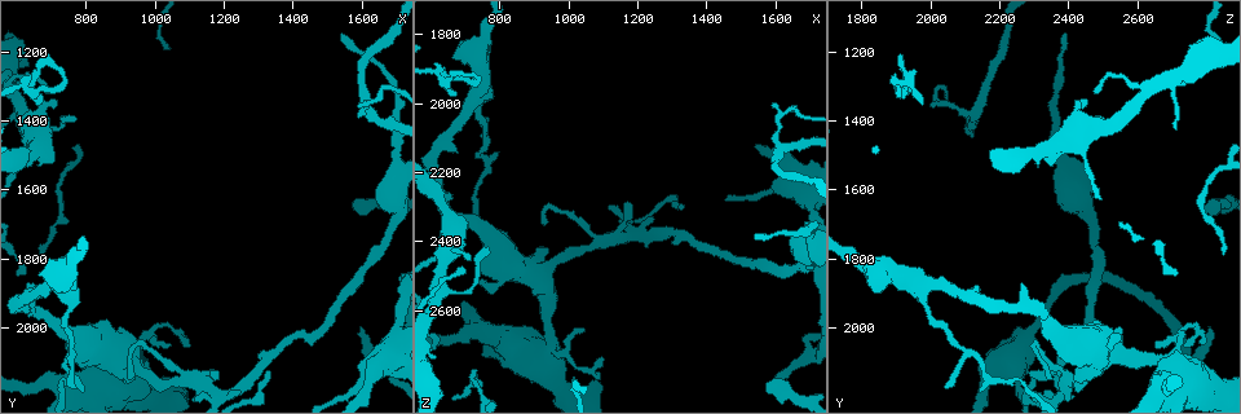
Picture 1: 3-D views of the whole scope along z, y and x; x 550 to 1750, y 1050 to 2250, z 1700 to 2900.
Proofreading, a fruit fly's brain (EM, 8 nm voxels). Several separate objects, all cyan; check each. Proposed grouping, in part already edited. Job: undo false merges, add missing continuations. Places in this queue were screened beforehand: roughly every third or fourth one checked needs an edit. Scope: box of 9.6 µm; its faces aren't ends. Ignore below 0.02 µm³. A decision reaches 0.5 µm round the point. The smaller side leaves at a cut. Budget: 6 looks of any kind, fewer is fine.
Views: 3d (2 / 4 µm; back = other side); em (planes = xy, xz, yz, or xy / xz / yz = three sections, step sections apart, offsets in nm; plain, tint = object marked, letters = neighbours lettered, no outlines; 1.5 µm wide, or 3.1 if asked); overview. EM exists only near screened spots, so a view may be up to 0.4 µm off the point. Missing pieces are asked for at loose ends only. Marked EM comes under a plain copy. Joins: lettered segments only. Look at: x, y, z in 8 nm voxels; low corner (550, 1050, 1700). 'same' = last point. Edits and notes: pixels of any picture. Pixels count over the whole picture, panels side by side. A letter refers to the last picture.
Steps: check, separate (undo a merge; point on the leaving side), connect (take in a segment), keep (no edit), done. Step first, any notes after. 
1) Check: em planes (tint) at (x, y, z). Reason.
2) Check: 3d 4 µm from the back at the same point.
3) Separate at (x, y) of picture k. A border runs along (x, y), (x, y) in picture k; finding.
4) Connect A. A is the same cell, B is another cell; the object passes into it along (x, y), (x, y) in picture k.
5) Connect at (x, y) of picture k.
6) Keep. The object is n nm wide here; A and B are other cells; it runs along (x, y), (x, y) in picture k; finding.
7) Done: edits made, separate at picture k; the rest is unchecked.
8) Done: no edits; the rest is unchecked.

Check: em xy step 4 (tint) at (1640, 1330, 2010). Sharp bend.

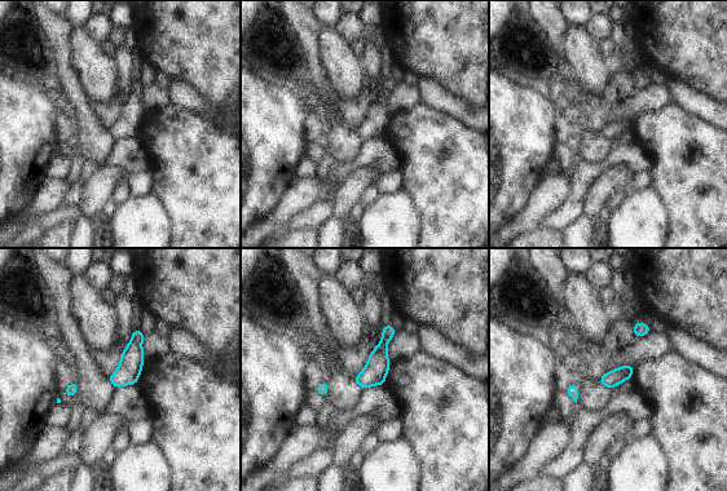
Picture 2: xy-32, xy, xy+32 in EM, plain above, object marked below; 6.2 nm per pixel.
Check: em planes (letters) at the same point. Another direction.

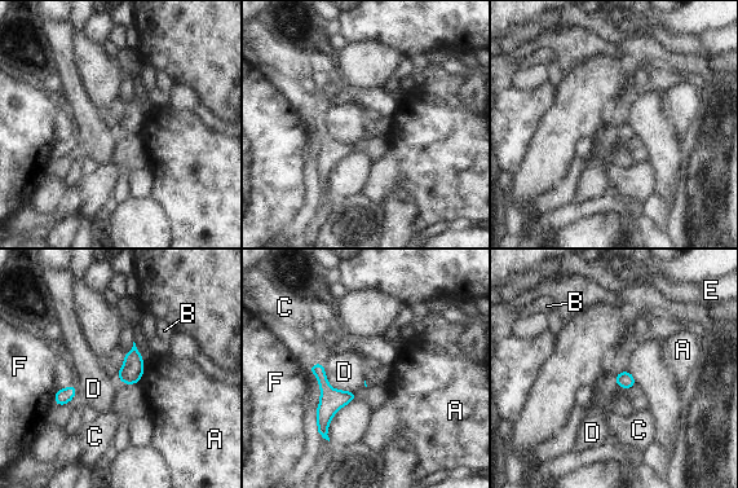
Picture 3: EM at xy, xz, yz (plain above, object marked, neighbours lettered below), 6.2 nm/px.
Keep. The longest contact is with D, 280 nm; A, B, C, D, E and F are other cells; one cell here.

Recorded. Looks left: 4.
Check: em xy step 8 (letters) at (1600, 2000, 2810). Branch stops here.

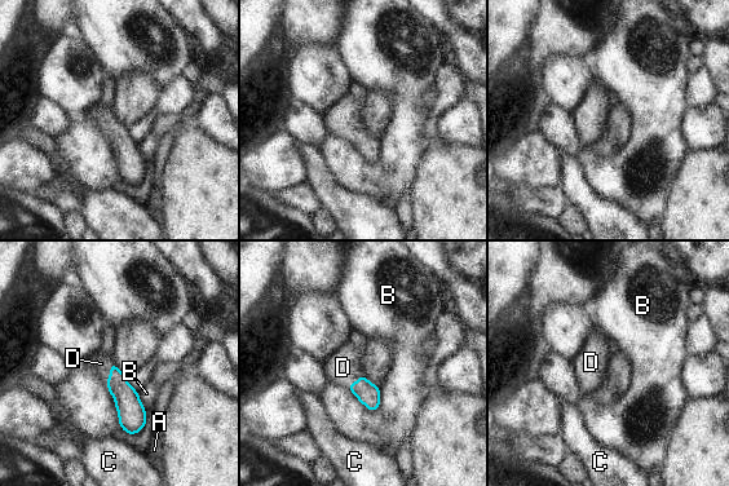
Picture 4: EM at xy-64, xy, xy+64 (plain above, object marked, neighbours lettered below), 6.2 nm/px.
Check: em planes (letters) at the same point.

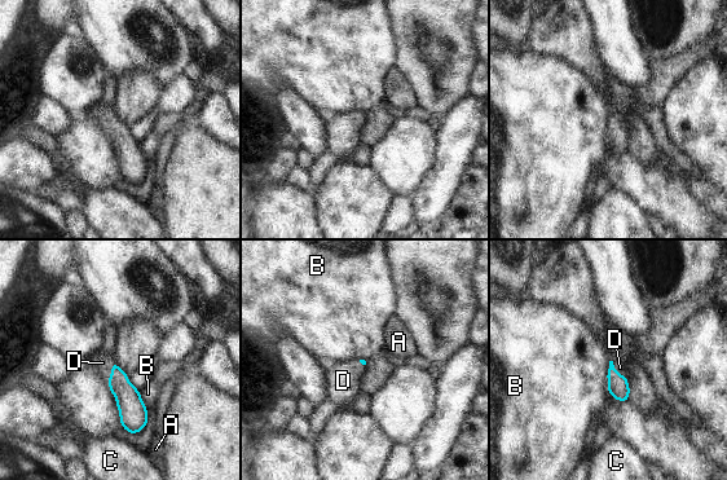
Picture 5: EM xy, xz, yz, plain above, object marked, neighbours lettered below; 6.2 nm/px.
Connect at (620, 368) of picture 5. D is the same cell, A, B and C are other cells; the object passes into it along (617, 384), (615, 371), (620, 368) in picture 5; the cell continues.

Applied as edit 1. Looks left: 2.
Done: edits made, connect at picture 5; the rest is unchecked.

